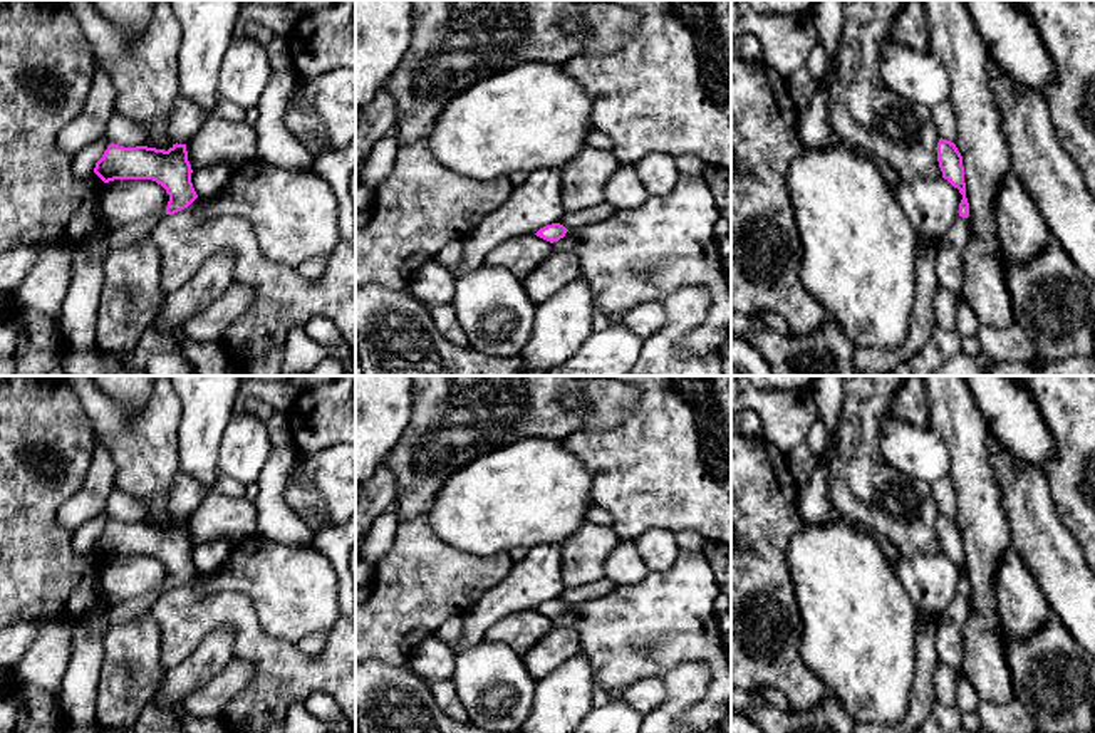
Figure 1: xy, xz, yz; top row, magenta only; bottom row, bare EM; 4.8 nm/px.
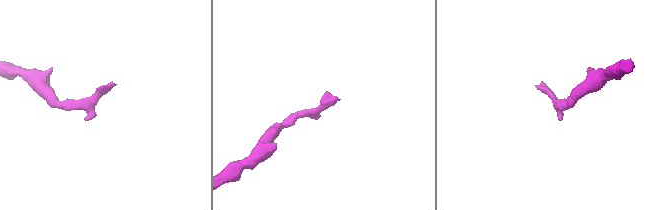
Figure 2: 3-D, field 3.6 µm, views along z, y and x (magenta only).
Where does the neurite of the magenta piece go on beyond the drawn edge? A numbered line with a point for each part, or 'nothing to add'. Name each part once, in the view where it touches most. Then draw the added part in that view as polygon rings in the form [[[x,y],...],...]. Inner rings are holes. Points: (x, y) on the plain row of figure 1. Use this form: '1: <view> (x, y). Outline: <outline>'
nothing to add

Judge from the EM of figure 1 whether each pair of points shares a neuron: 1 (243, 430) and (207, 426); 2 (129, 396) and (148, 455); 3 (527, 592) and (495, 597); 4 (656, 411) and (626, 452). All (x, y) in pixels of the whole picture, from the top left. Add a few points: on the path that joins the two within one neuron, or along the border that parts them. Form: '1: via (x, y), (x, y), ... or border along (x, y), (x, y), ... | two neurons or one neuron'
1: border along (232, 411), (220, 443), (217, 467) | two neurons
2: border along (104, 393), (128, 411), (138, 411), (151, 396) | two neurons
3: via (518, 592), (503, 597) | one neuron
4: via (656, 421), (636, 441) | one neuron

